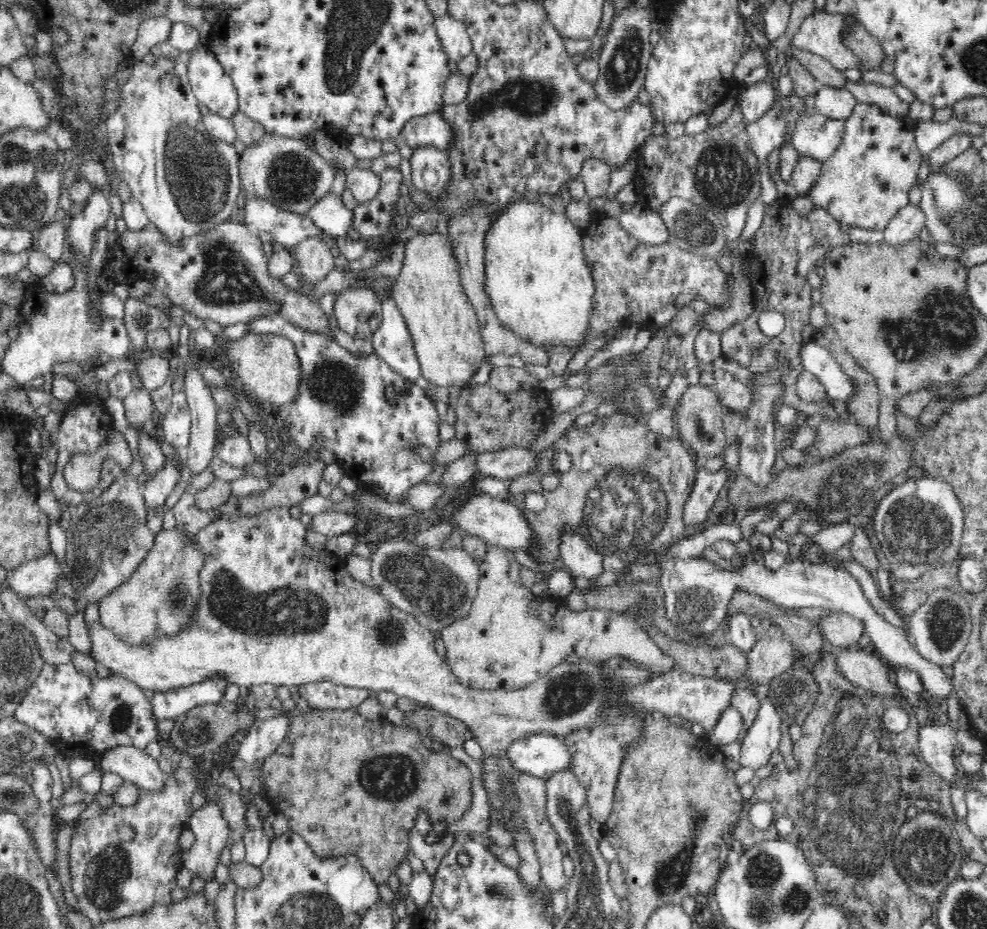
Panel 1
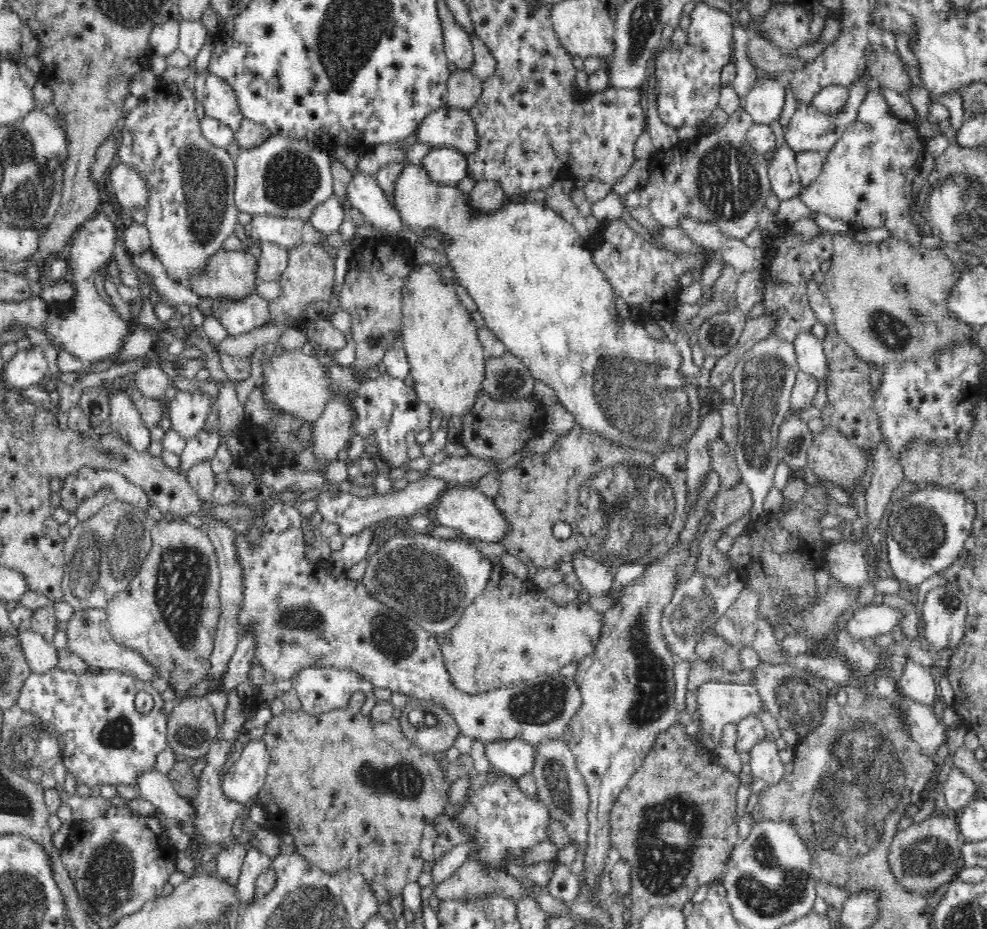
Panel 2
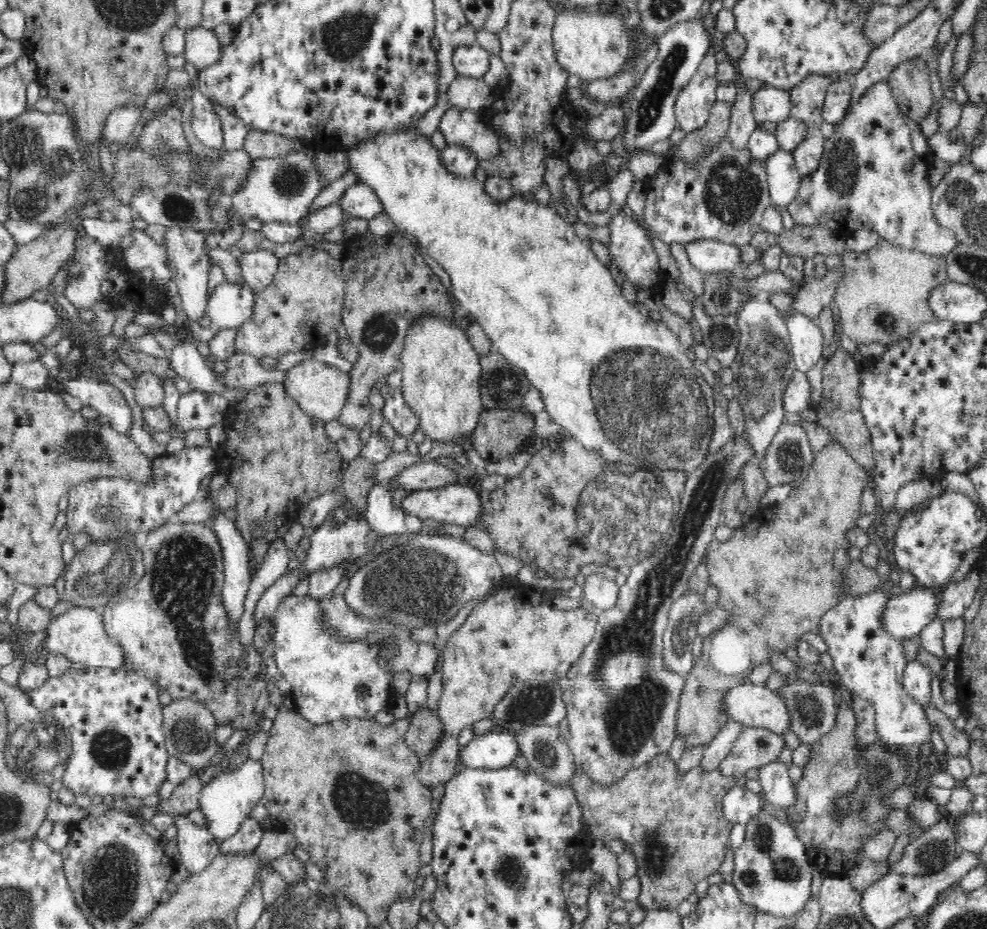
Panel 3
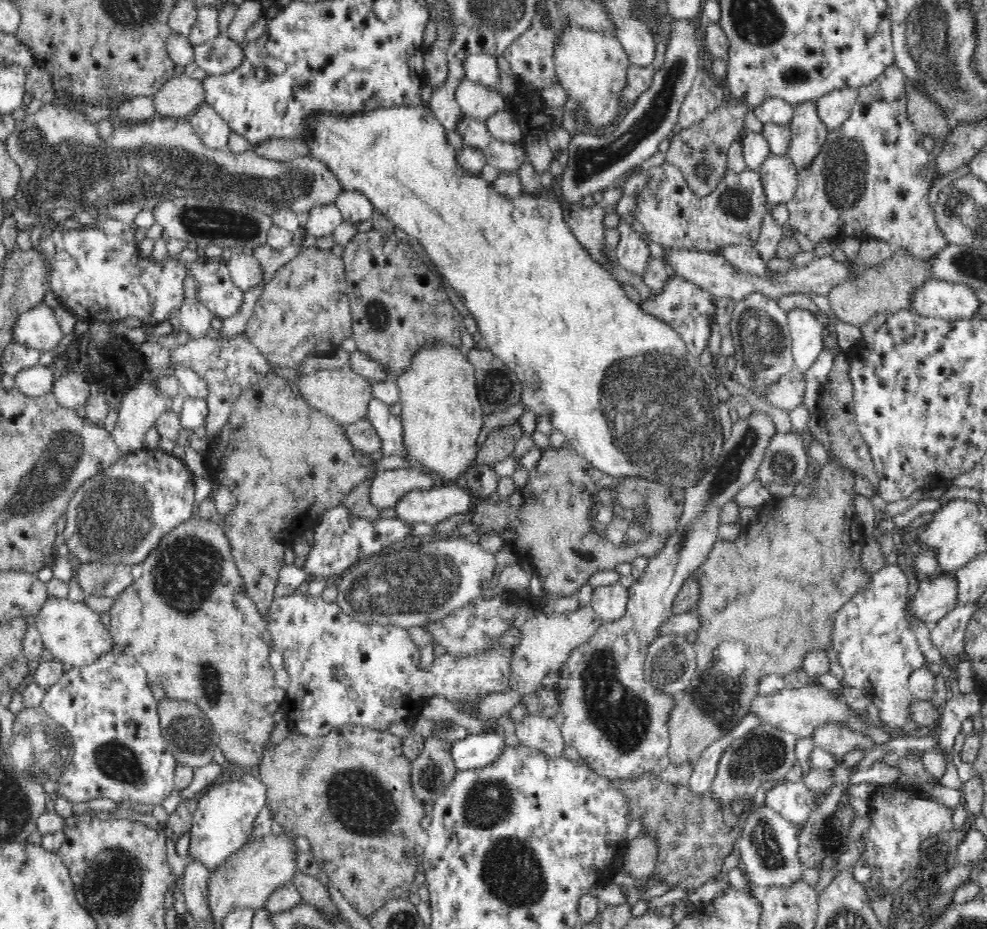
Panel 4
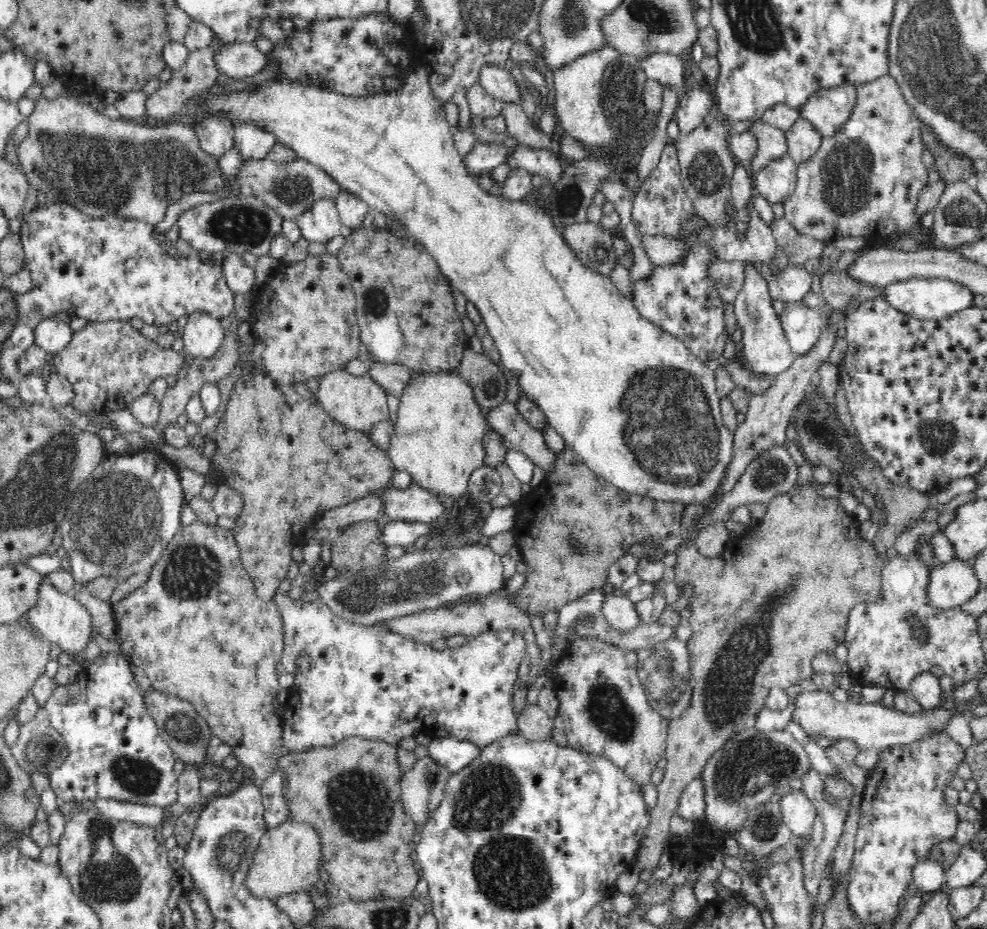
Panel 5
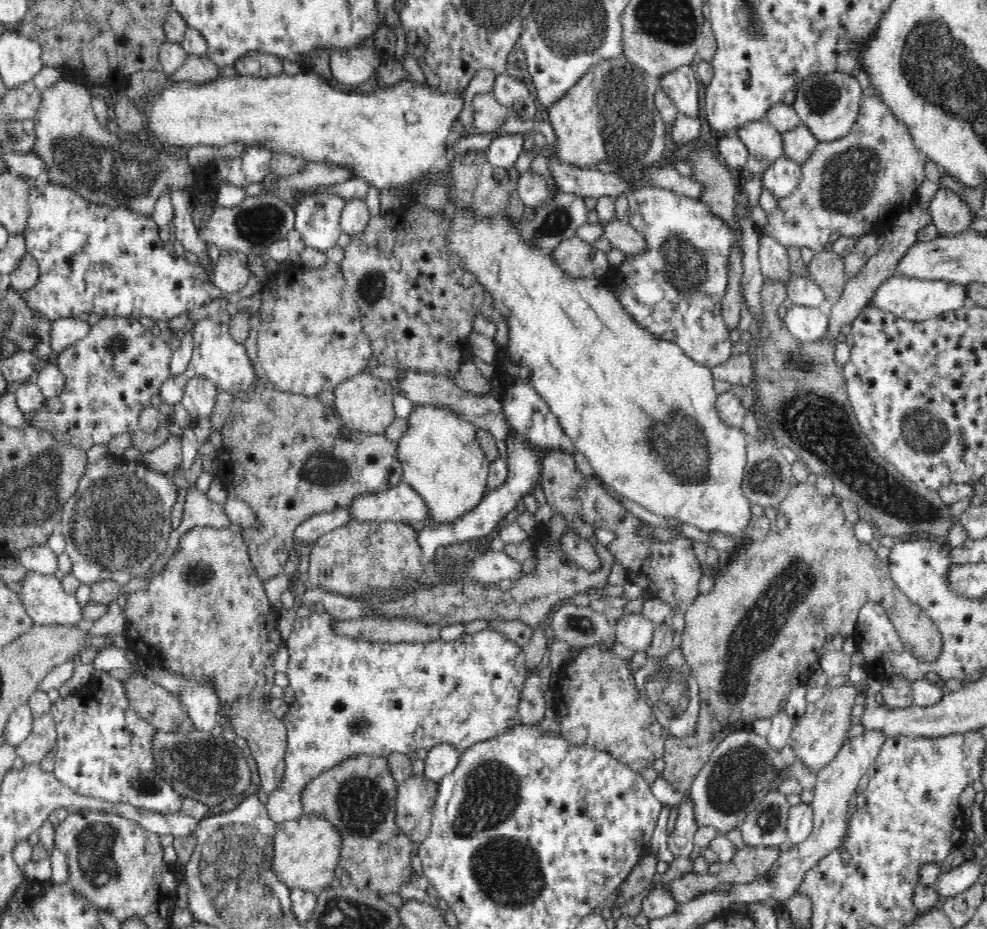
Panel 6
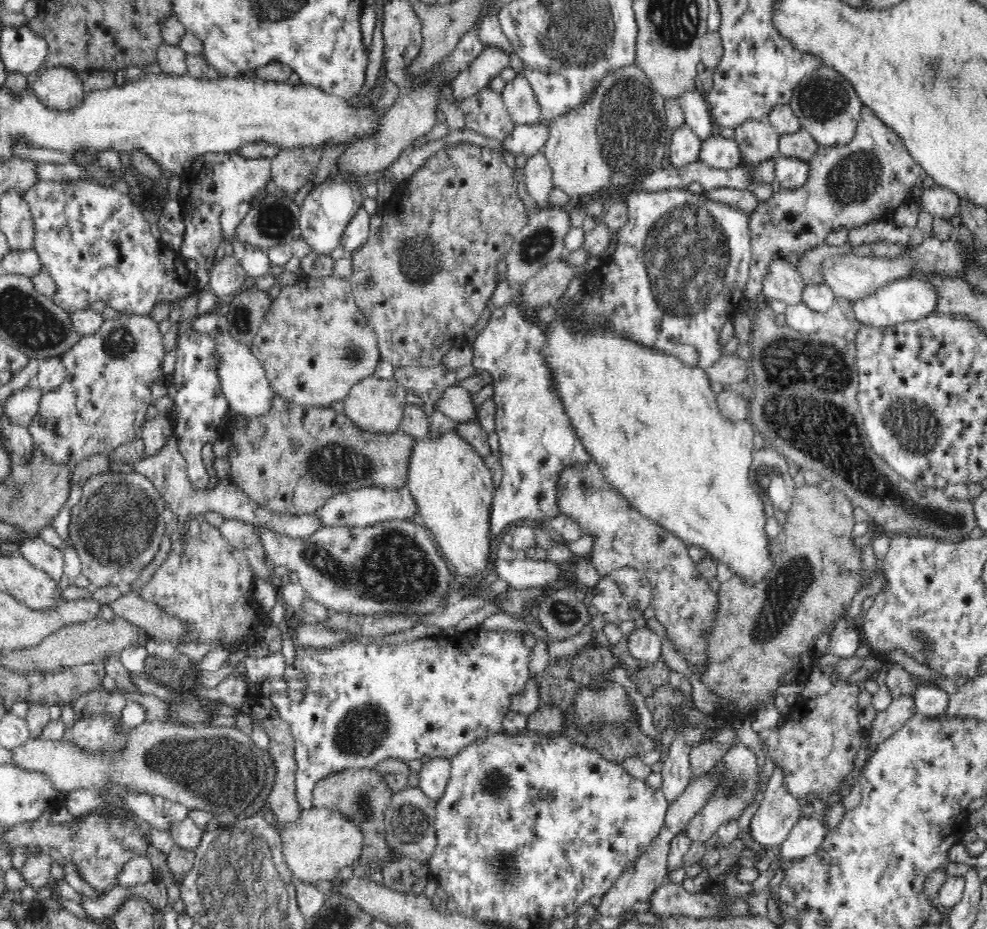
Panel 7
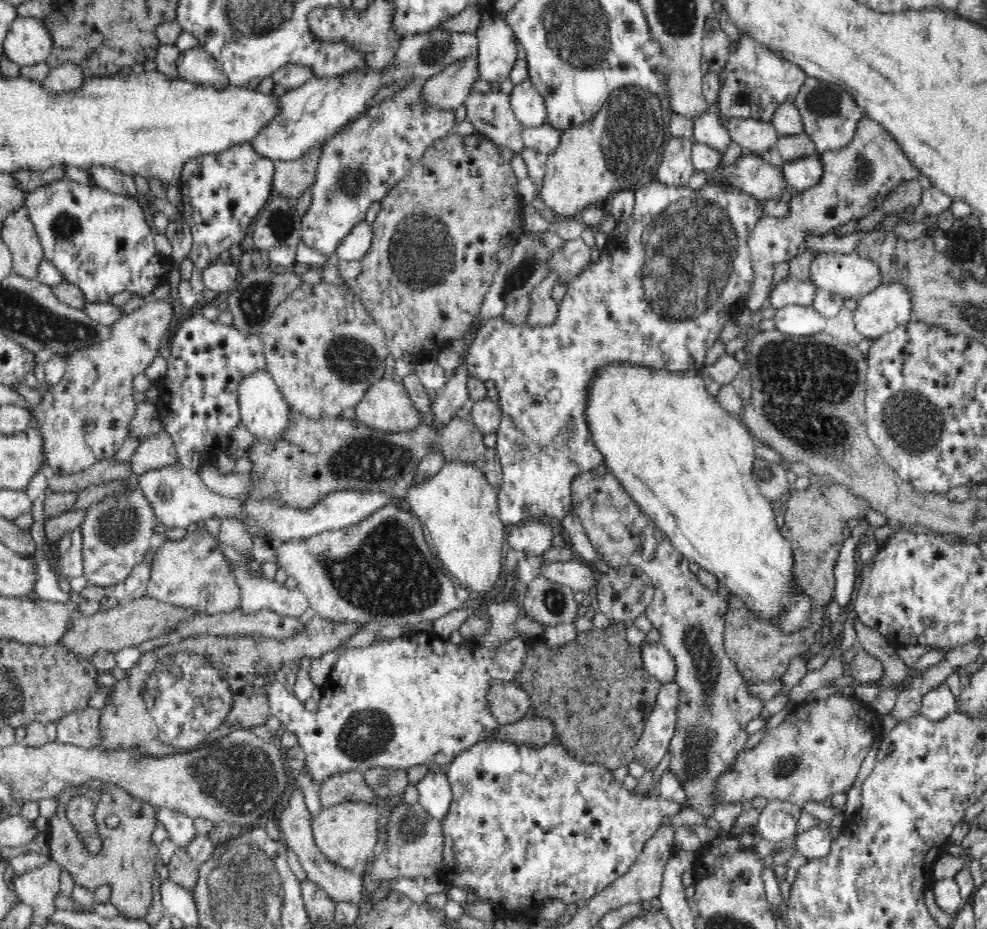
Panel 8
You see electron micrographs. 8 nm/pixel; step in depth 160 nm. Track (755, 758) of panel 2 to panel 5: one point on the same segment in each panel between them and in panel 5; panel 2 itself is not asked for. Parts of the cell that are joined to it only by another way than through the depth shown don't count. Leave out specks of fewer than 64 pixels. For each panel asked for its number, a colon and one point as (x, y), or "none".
3: (776, 783)
4: (793, 801)
5: (798, 811)

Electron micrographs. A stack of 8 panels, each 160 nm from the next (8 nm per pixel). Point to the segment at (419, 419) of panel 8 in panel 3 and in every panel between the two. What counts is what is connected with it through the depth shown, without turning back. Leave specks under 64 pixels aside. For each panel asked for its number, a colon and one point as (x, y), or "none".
3: (318, 389)
4: (342, 394)
5: (357, 402)
6: (362, 402)
7: (375, 404)

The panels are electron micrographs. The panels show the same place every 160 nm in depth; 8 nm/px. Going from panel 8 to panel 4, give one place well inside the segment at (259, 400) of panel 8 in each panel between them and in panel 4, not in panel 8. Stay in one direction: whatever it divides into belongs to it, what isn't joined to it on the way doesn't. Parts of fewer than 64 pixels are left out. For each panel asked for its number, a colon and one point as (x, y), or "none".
4: (194, 319)
5: (203, 335)
6: (216, 356)
7: (242, 378)

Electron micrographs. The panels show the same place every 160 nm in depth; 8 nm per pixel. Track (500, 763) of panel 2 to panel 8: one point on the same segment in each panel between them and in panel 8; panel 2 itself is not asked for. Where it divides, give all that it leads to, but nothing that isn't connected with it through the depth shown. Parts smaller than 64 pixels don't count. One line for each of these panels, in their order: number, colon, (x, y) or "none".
3: (495, 750)
4: (474, 751)
5: (455, 753)
6: (441, 760)
7: (434, 774)
8: (435, 795)

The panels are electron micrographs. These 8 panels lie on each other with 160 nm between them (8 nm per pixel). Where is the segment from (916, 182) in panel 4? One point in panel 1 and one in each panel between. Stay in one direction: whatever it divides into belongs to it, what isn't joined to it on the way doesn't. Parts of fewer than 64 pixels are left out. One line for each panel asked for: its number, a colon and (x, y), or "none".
1: (855, 190)
2: (866, 181)
3: (873, 172)

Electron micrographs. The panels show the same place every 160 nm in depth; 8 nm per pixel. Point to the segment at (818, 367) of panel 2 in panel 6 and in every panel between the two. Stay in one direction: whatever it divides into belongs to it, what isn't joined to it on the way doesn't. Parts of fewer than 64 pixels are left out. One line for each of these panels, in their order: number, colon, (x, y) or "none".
3: (806, 338)
4: (807, 332)
5: (803, 326)
6: (806, 325)

